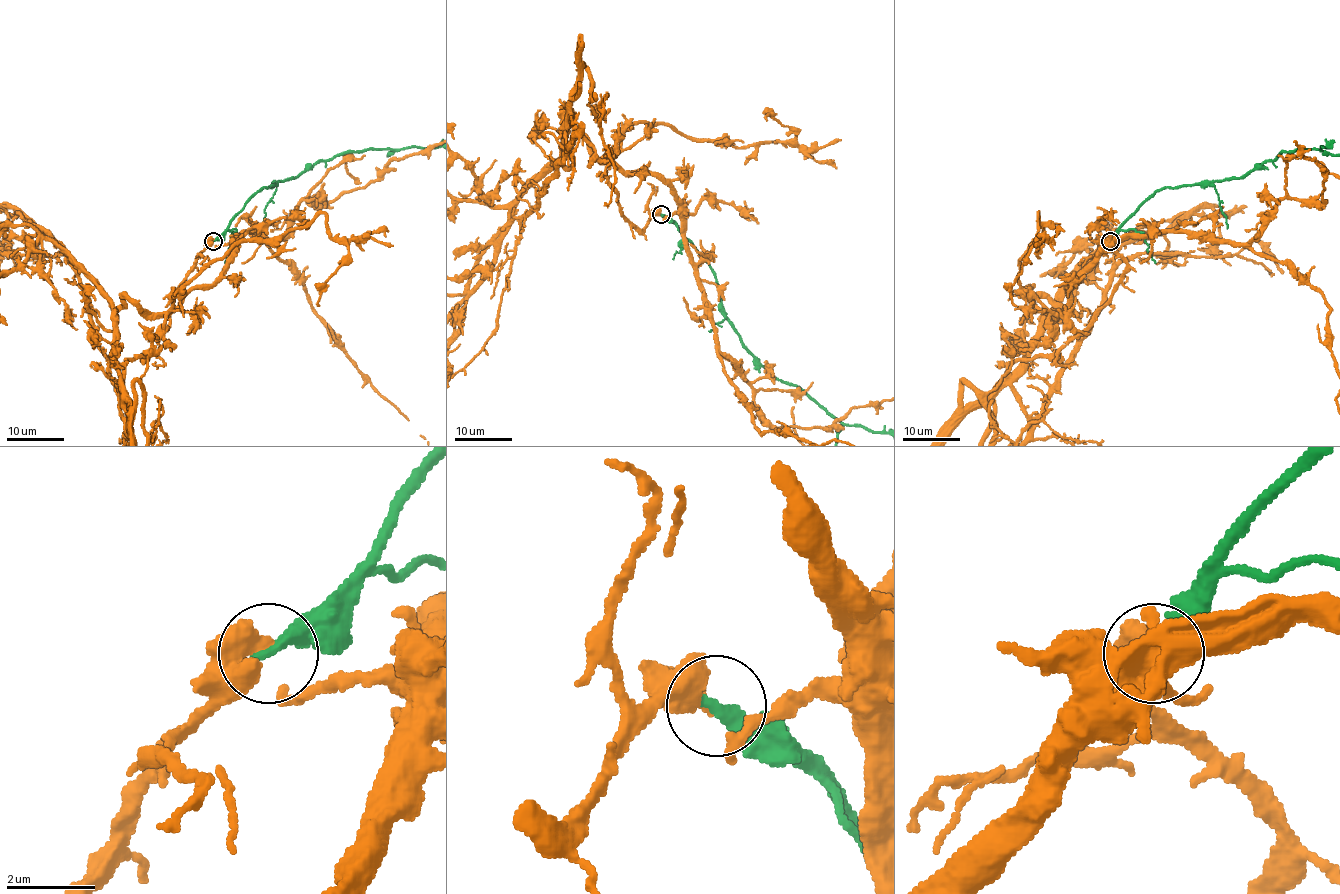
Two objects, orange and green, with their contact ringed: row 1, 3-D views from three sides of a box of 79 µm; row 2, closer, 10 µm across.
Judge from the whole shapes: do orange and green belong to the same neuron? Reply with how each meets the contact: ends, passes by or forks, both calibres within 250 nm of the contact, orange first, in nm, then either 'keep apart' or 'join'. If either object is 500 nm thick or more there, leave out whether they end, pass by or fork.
calibres 500 and 360 nm; keep apart

